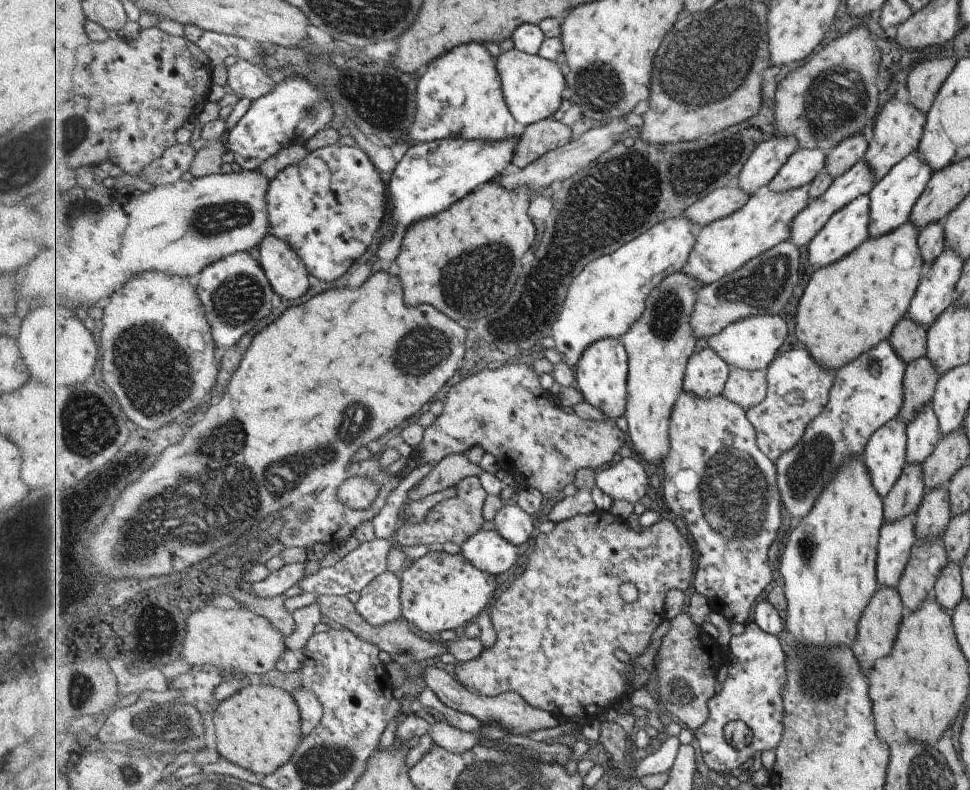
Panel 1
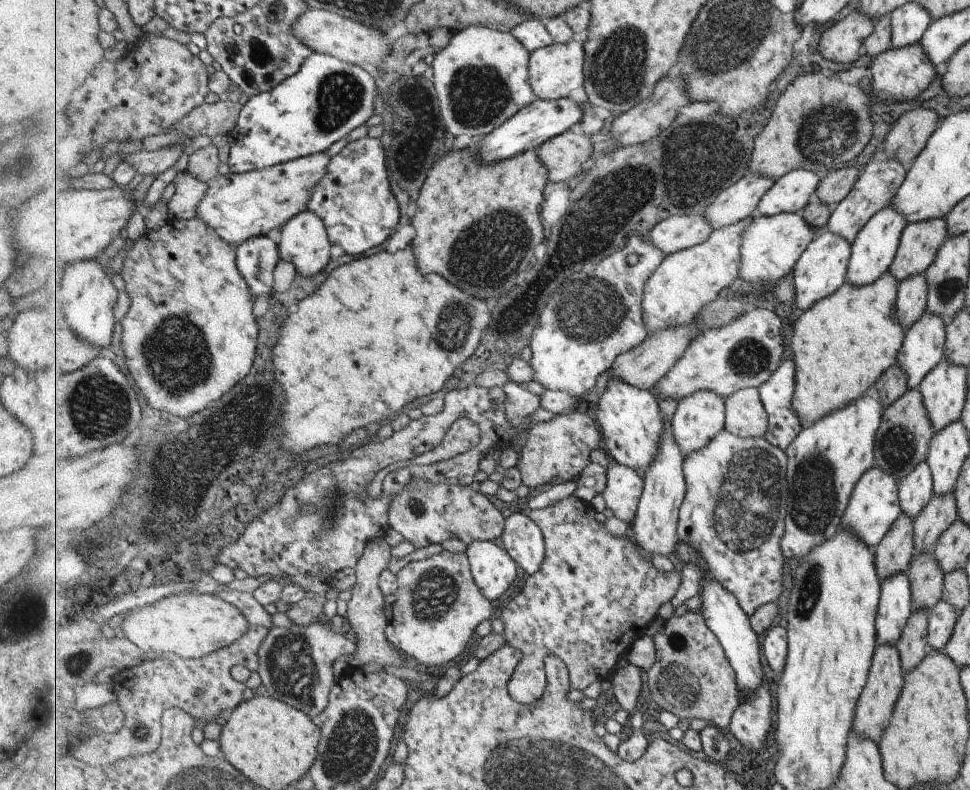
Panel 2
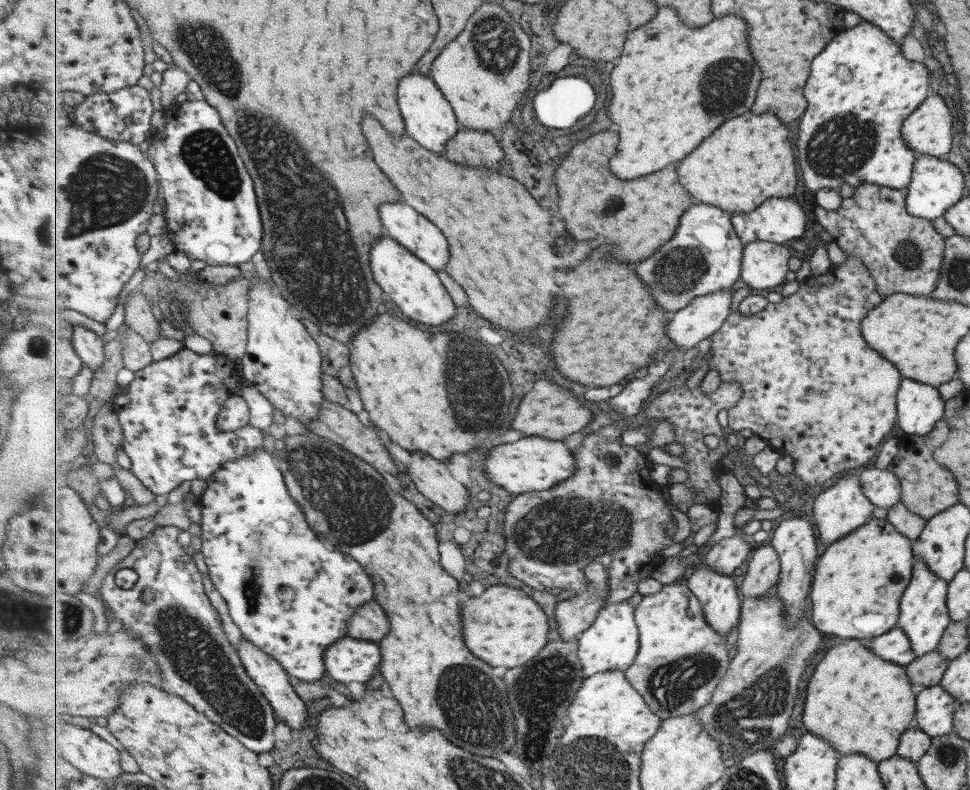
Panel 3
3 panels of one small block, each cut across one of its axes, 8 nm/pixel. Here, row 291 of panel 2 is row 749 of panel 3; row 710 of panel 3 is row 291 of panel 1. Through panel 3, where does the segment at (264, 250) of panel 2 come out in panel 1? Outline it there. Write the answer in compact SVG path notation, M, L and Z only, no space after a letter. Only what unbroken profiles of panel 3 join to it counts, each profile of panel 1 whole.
M249 251L235 253L210 264L199 274L196 282L216 347L231 348L273 310L274 288L260 260Z

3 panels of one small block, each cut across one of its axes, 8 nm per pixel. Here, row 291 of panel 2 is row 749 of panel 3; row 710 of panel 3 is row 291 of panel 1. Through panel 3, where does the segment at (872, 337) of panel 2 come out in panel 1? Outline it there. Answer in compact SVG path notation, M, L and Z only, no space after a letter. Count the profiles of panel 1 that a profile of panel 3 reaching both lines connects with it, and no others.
M907 220L901 226L898 226L886 235L877 237L876 239L865 239L855 251L851 251L847 256L844 256L843 259L831 263L829 268L821 267L812 273L812 277L810 278L808 285L804 288L803 295L799 301L799 310L797 310L797 318L795 318L795 320L797 320L797 322L795 322L795 332L797 332L797 339L805 344L807 350L814 358L814 361L823 369L832 373L837 372L837 370L845 366L847 363L851 363L853 359L857 359L859 355L864 354L864 352L875 347L877 343L889 339L893 327L903 318L903 316L905 316L918 280L925 269L916 241L918 232L919 229L916 229L912 225L912 222Z

